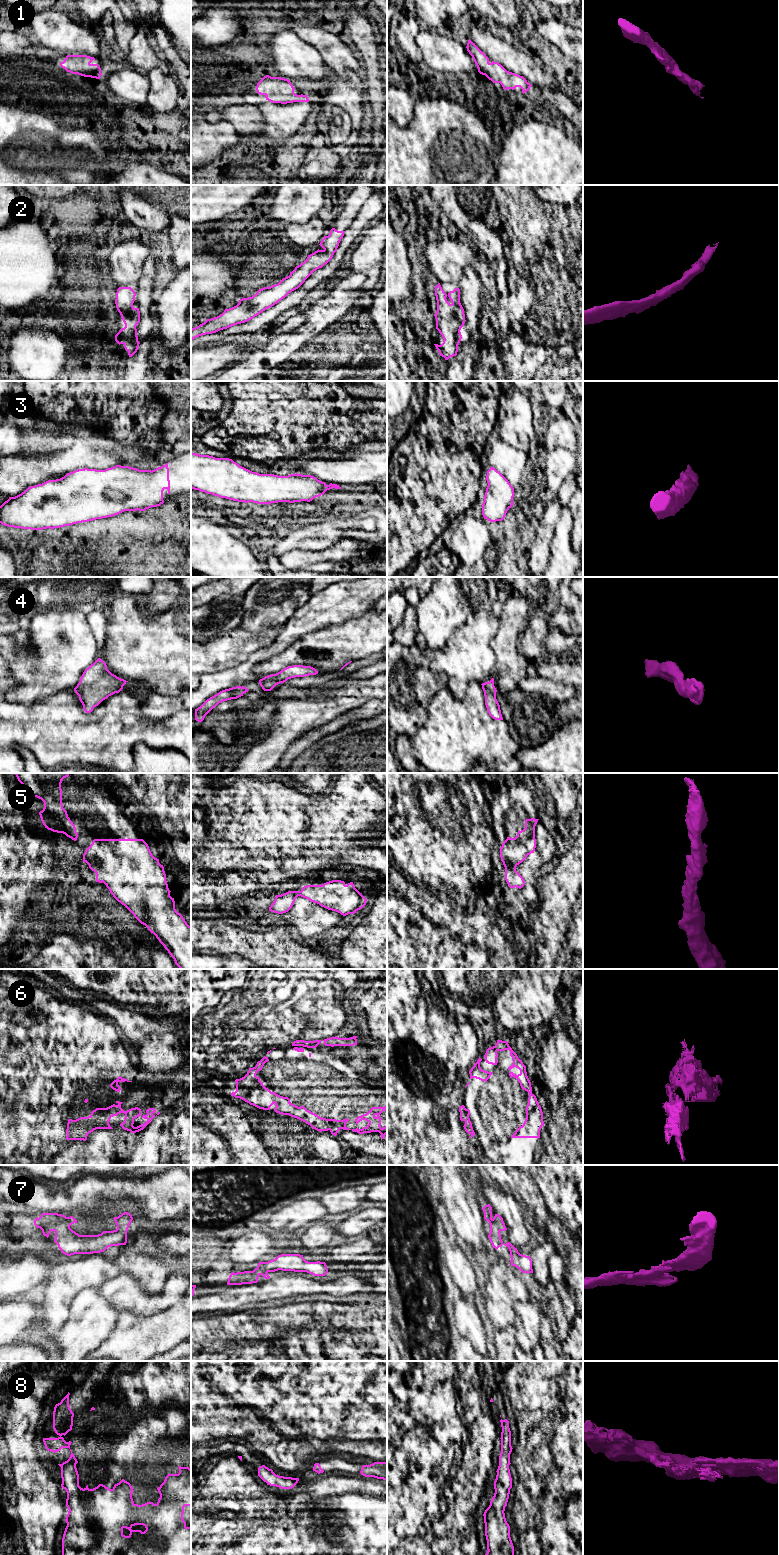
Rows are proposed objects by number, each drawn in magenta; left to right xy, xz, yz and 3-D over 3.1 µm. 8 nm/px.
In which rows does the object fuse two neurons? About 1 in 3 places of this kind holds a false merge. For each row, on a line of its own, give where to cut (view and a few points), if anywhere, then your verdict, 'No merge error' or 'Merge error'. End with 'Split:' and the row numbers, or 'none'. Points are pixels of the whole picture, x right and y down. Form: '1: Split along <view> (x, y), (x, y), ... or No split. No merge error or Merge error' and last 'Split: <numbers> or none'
1: No split. No merge error
2: No split. No merge error
3: No split. No merge error
4: No split. No merge error
5: No split. No merge error
6: Split along yz (465, 1109), (468, 1116). Merge error
7: No split. No merge error
8: No split. No merge error
Split: 6

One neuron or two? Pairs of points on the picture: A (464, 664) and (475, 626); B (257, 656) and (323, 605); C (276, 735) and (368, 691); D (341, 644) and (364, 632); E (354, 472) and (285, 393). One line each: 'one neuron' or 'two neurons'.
A: one neuron
B: one neuron
C: one neuron
D: one neuron
E: two neurons

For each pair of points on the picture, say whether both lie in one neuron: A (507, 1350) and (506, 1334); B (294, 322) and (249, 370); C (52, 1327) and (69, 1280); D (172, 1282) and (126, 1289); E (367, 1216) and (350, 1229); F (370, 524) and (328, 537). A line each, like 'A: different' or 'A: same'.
A: same
B: different
C: same
D: same
E: same
F: same

